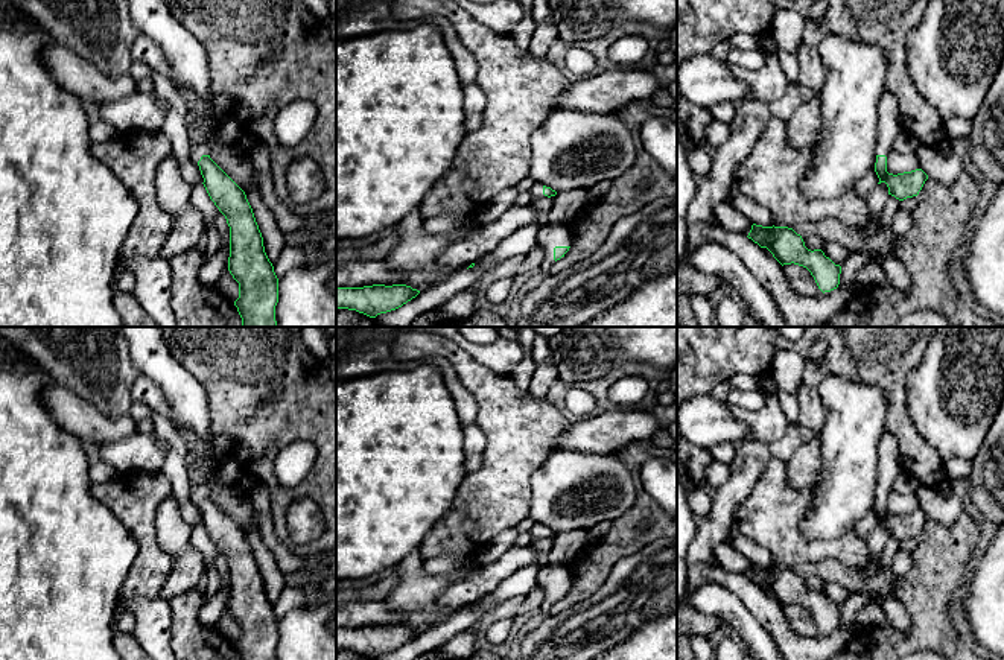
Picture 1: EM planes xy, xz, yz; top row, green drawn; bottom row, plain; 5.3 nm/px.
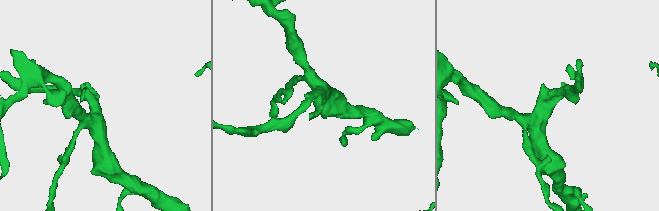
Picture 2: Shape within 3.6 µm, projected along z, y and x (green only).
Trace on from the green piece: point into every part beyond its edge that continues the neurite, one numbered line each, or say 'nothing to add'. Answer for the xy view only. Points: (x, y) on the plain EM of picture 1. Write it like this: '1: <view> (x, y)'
1: xy (201, 456)

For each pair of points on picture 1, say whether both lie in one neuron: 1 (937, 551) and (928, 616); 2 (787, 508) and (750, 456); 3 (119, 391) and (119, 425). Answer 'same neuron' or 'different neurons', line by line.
1: same neuron
2: different neurons
3: different neurons

